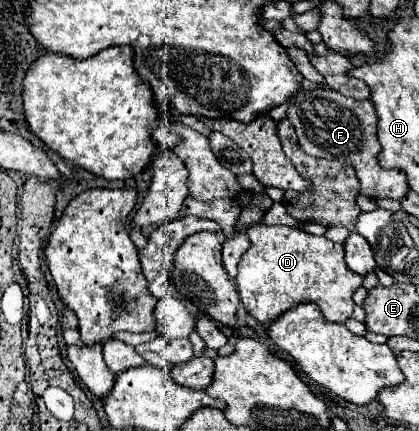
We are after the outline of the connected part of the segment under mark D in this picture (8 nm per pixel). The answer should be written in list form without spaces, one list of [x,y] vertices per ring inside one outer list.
[[[254,224],[246,230],[250,248],[242,254],[236,276],[236,290],[246,310],[262,324],[270,324],[300,302],[318,304],[322,316],[330,322],[344,323],[352,310],[354,290],[362,284],[362,276],[344,264],[344,246],[324,236],[314,236],[298,228]]]

